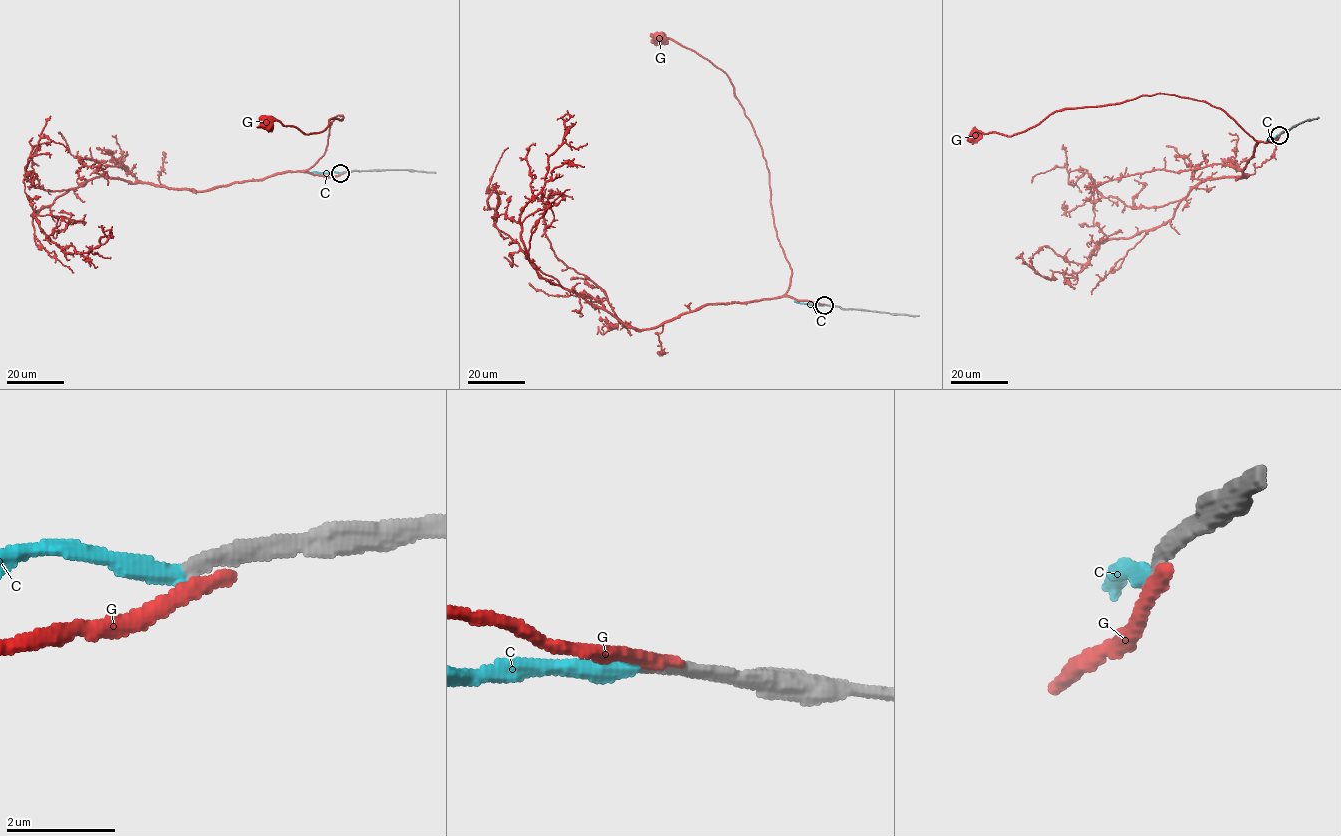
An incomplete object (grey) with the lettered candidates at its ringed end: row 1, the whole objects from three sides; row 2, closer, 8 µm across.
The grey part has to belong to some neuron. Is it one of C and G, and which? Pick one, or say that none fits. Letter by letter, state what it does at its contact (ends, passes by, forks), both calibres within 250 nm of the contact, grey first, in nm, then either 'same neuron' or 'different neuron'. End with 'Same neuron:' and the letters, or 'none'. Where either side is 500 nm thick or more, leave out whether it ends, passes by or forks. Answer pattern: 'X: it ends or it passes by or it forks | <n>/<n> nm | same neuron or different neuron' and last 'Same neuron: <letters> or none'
C: it ends | 280/360 nm | same neuron
G: it ends | 320/320 nm | different neuron
Same neuron: C

